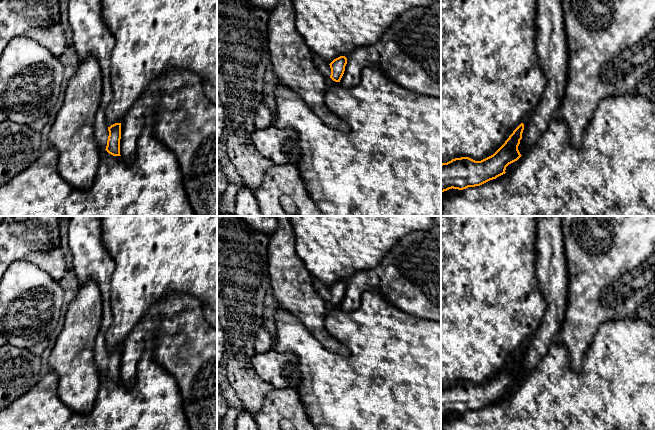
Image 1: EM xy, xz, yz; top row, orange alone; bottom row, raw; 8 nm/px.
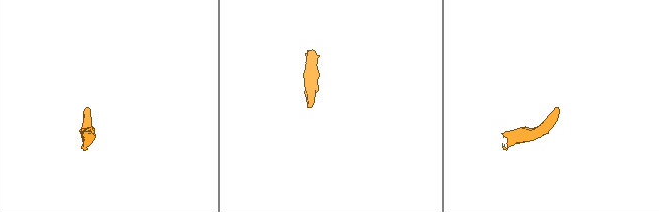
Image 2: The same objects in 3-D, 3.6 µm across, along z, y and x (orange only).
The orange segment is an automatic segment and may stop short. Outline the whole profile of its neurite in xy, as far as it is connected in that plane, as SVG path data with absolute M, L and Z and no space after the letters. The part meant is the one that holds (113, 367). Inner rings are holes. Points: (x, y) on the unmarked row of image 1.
M100 216L70 217L69 248L78 280L82 284L89 280L95 281L102 298L103 314L94 347L95 364L100 374L121 380L121 347L110 351L106 347L107 331L113 322L110 288L115 263L102 242Z

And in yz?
M521 347L493 379L481 385L461 381L442 387L441 416L480 410L505 398L506 391L522 380L518 370L523 354L524 348Z

